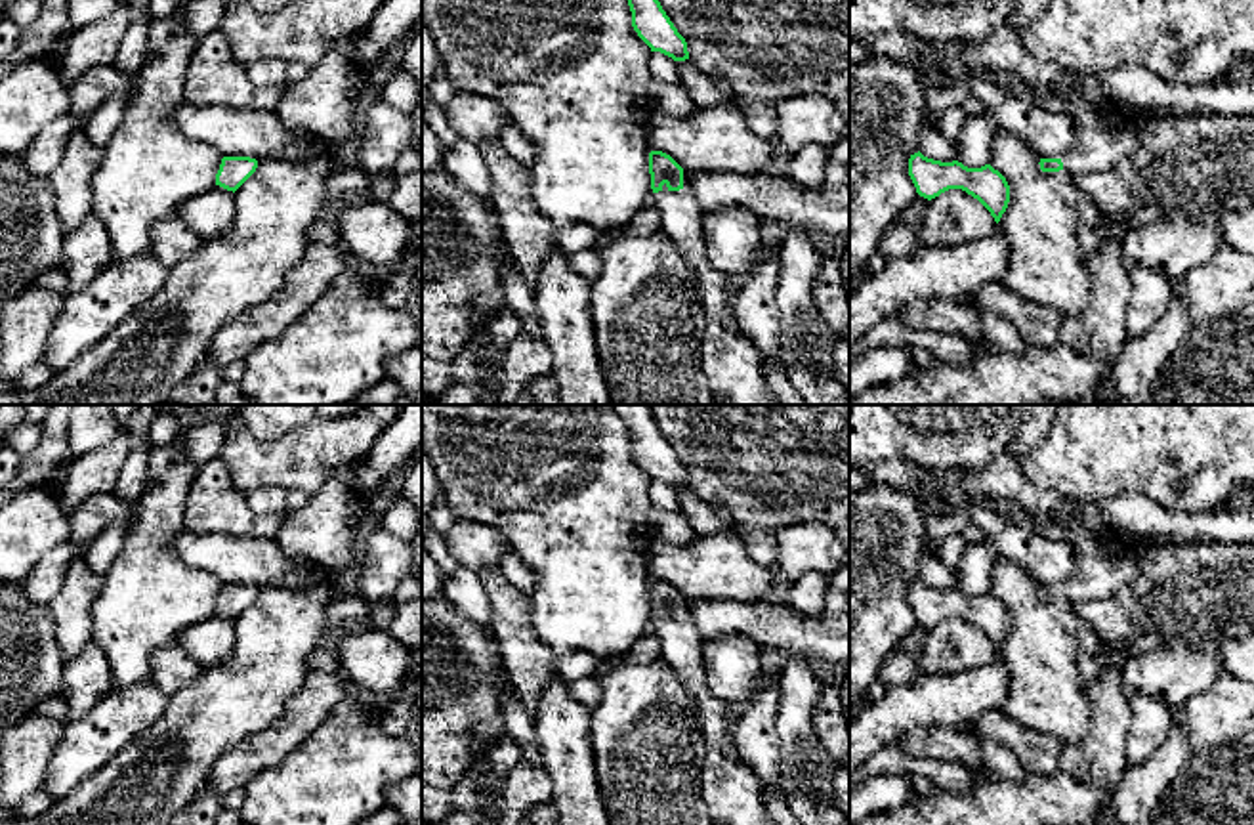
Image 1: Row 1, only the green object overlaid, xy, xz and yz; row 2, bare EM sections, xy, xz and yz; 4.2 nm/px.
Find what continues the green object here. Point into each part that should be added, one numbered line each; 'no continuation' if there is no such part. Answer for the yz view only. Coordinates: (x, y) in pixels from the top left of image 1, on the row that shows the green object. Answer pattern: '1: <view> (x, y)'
1: yz (1102, 142)

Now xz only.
1: xz (735, 371)

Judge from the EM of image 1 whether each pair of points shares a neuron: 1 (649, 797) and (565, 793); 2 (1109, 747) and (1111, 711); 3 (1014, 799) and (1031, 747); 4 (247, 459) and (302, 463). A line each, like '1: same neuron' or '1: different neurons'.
1: different neurons
2: same neuron
3: different neurons
4: same neuron

